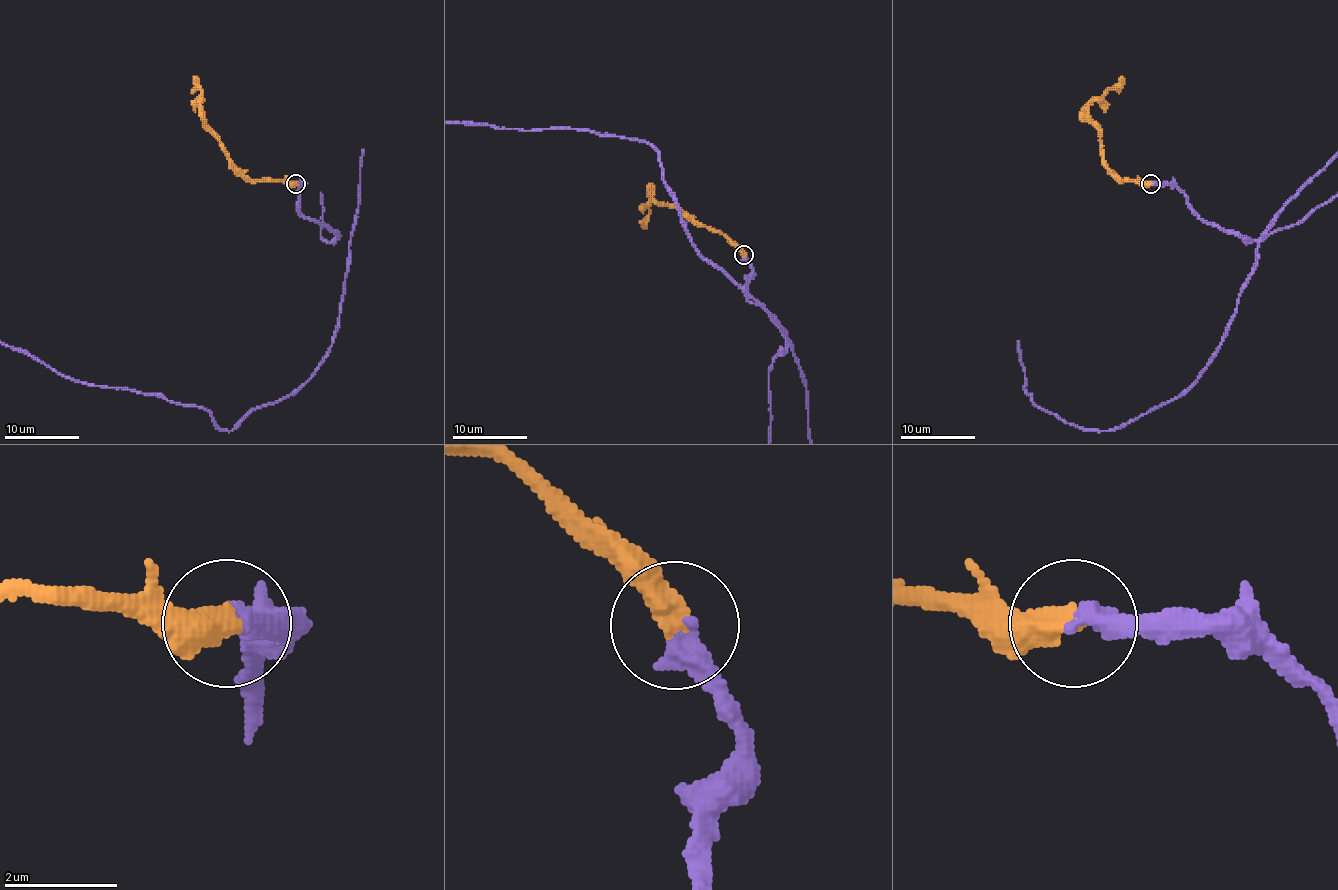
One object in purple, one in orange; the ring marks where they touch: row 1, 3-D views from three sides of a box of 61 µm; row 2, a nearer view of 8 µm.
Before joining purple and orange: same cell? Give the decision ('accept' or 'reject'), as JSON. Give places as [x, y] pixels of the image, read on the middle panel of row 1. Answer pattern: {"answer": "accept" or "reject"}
{"answer": "accept"}

